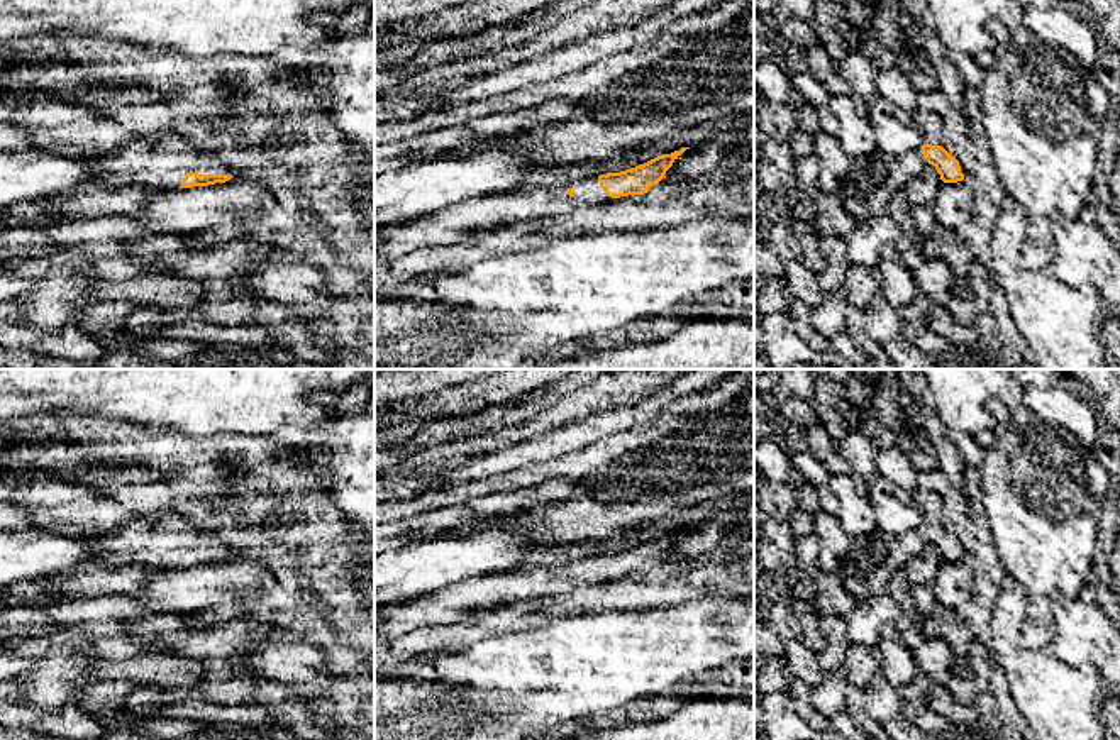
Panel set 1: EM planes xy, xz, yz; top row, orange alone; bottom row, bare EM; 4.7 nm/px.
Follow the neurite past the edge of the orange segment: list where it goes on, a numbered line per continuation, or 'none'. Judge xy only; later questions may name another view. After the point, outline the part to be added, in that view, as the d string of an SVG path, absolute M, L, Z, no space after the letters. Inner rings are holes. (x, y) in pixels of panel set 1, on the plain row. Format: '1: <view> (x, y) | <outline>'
1: xy (158, 541) | M139 515L97 538L95 562L105 567L146 564L154 569L180 569L186 552L232 554L213 532L191 528L169 515Z

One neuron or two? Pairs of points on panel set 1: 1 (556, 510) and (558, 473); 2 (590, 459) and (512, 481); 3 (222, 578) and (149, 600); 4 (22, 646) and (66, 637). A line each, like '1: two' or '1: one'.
1: two
2: one
3: one
4: one

